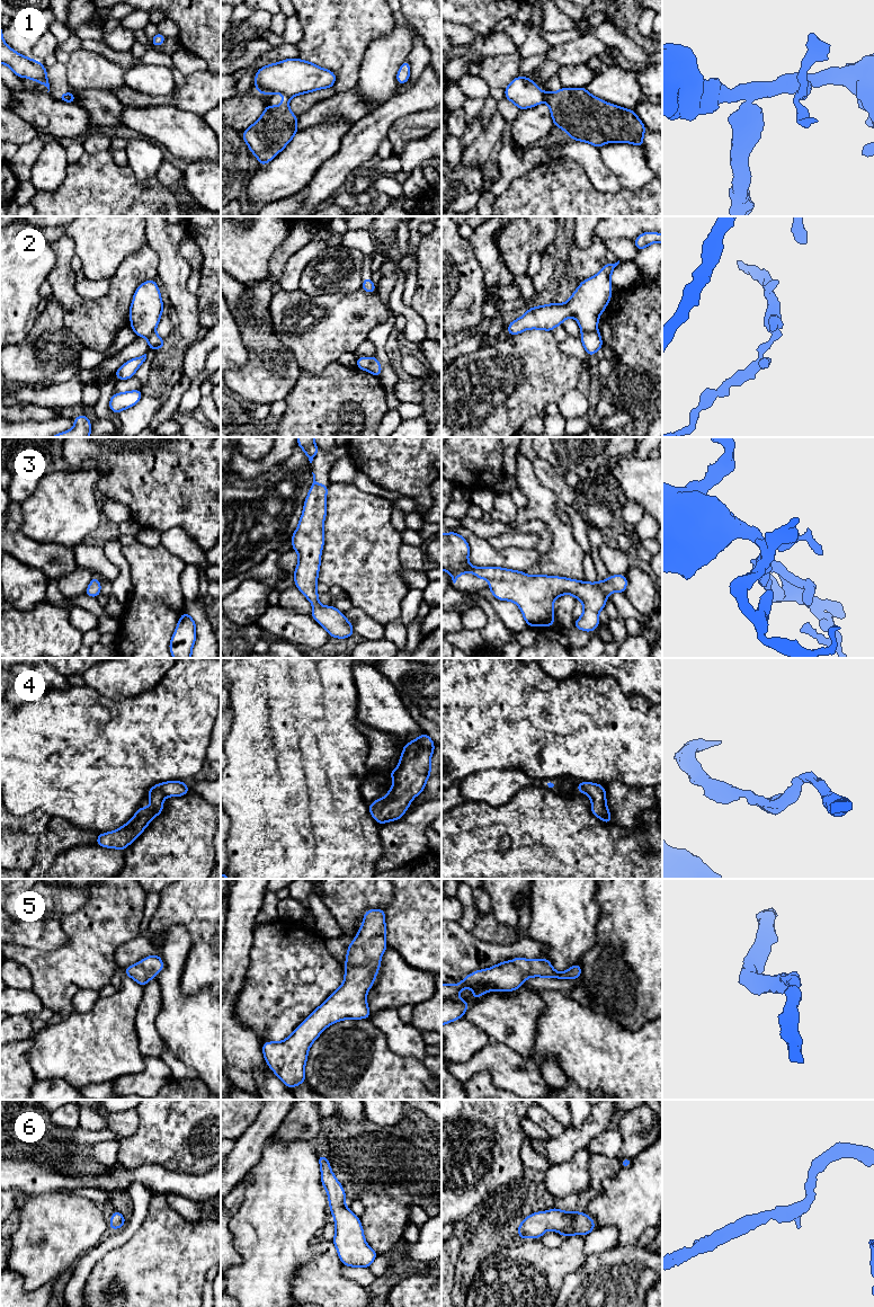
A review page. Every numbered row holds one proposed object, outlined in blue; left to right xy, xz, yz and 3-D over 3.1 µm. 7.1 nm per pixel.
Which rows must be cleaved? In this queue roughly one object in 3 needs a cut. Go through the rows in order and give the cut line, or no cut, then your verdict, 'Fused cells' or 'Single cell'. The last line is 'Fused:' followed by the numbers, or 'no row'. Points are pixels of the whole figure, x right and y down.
1: Split along yz (542, 92), (544, 100). Fused cells
2: Split along yz (596, 329), (582, 332). Fused cells
3: No split. Single cell
4: No split. Single cell
5: No split. Single cell
6: No split. Single cell
Fused: 1, 2

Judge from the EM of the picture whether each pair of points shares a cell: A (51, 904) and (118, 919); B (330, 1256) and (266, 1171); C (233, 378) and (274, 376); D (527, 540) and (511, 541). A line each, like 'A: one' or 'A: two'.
A: two
B: two
C: one
D: one

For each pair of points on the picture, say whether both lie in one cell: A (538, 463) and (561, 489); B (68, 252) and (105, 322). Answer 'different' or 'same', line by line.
A: same
B: same

